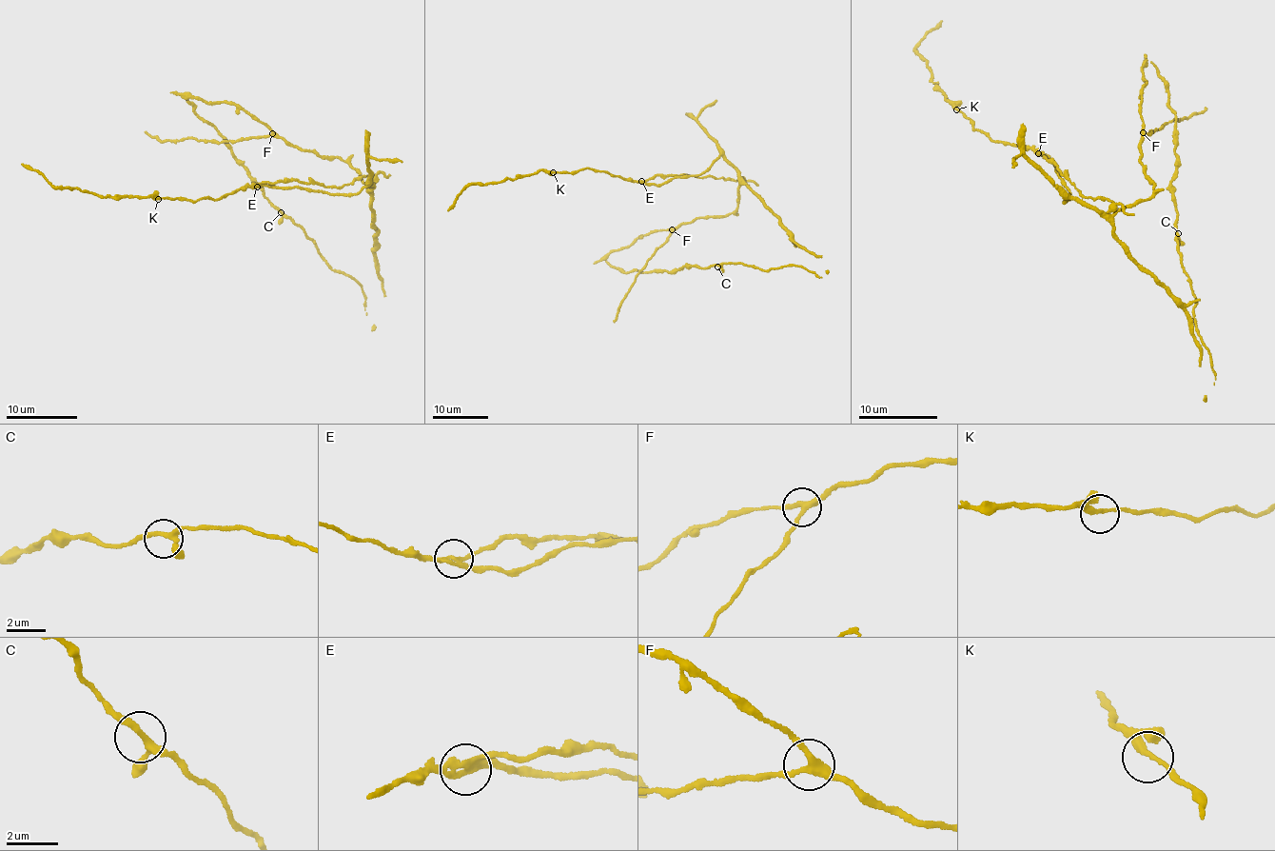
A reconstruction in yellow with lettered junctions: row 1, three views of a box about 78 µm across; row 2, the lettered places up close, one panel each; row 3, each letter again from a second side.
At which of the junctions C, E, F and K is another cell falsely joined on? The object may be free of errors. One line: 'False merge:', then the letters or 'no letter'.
False merge: E

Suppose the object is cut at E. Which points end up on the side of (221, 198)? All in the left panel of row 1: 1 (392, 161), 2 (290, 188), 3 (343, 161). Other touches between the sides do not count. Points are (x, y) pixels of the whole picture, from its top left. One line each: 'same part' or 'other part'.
1: same part
2: same part
3: same part

